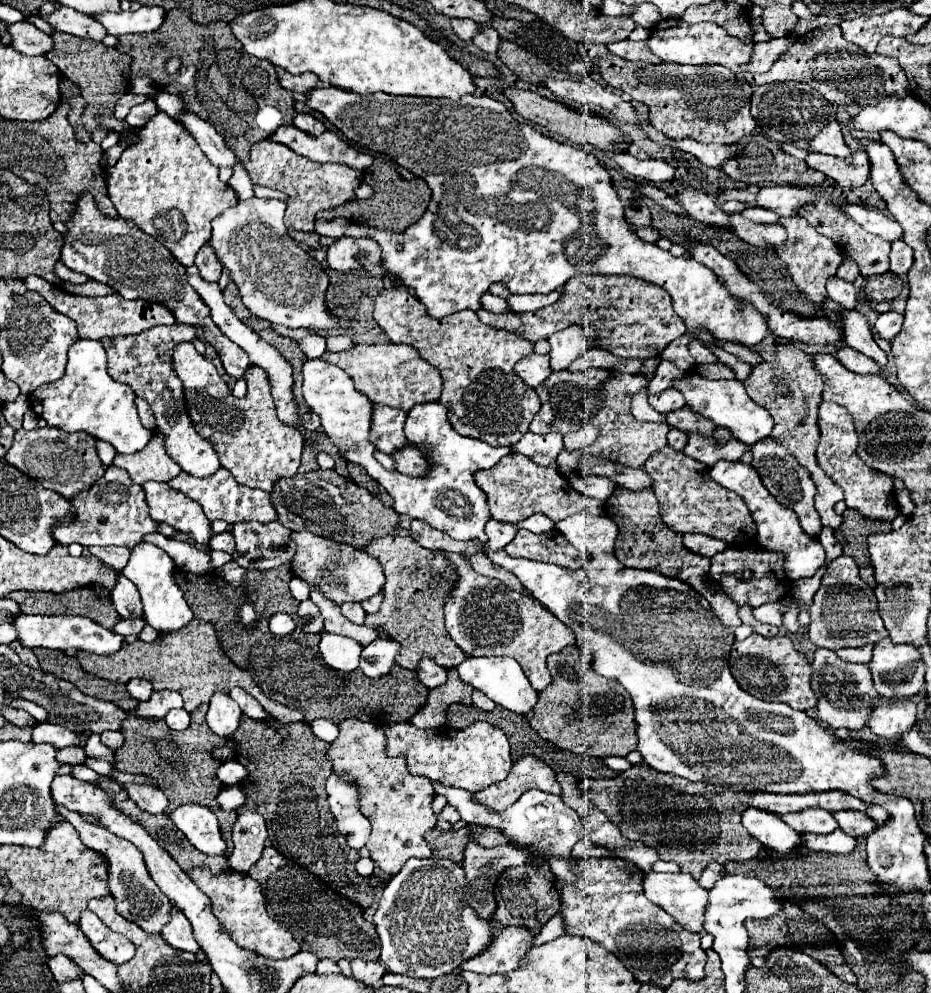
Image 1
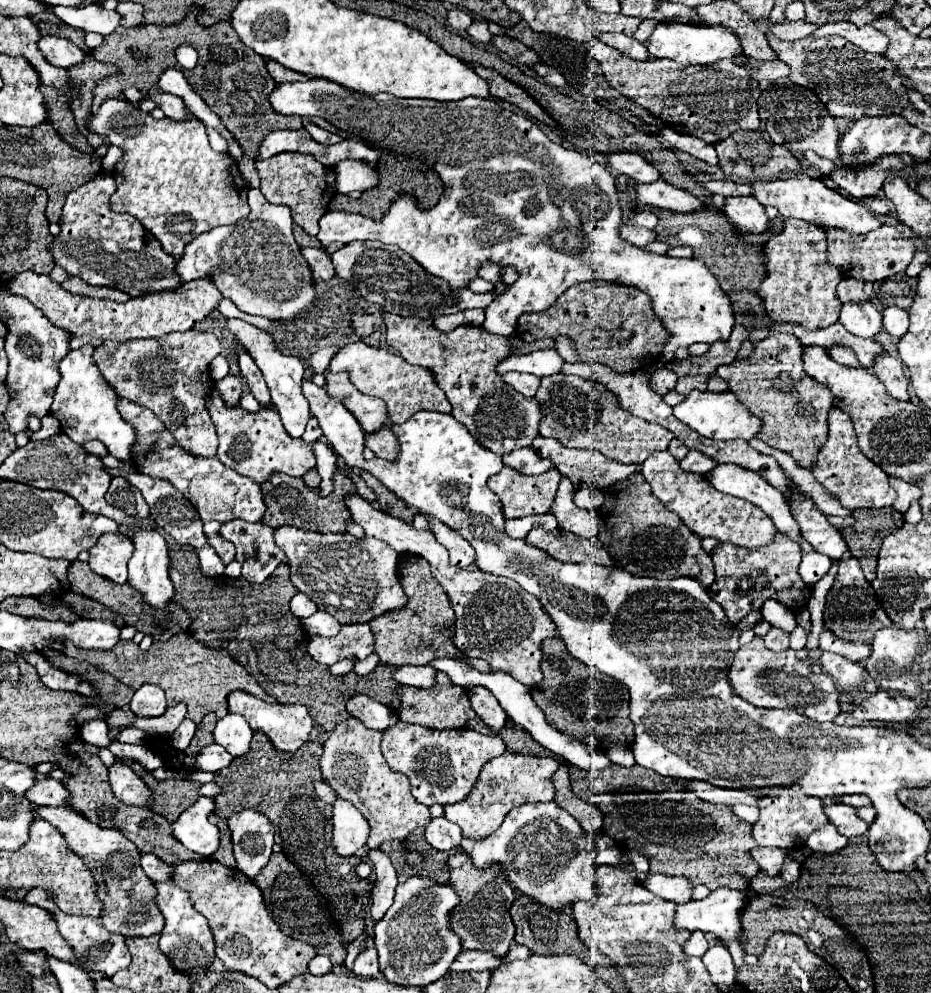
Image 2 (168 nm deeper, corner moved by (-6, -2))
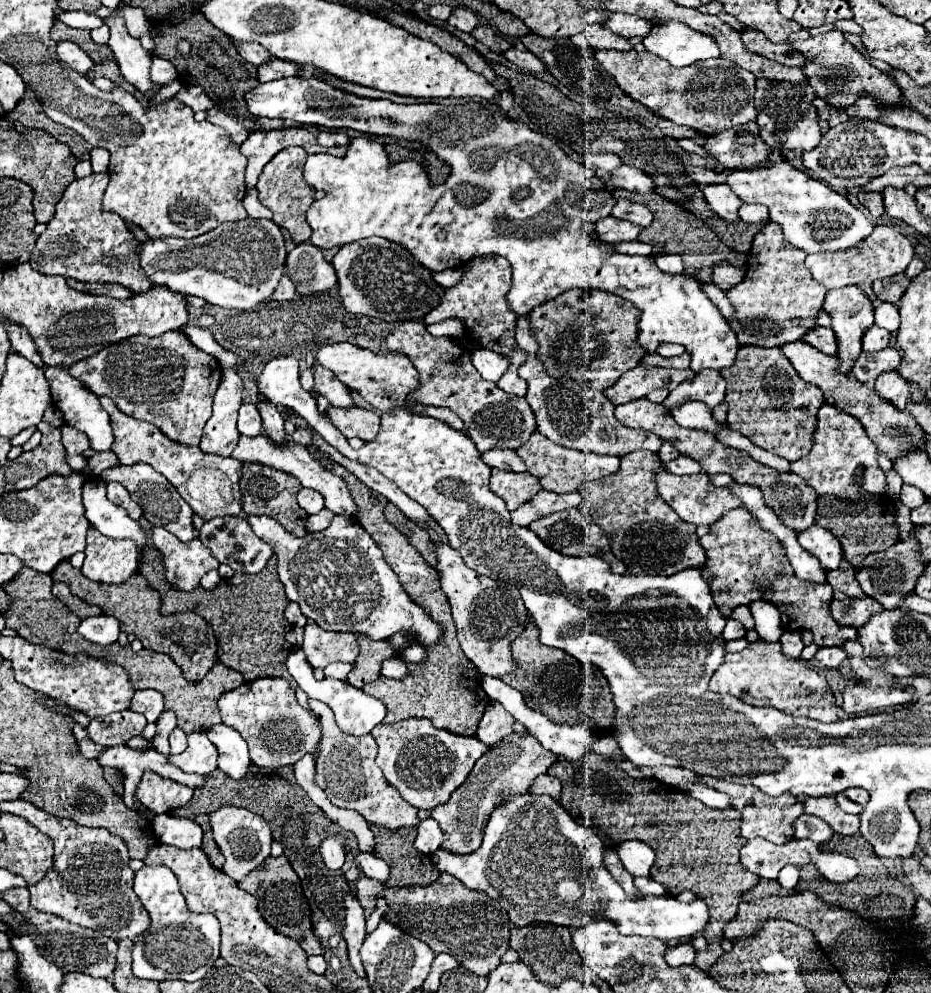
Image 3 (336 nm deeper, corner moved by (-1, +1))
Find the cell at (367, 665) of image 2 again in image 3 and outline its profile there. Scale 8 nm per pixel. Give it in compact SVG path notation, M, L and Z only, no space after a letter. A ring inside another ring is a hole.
M331 663L325 667L325 677L347 679L347 673L353 669L353 663Z

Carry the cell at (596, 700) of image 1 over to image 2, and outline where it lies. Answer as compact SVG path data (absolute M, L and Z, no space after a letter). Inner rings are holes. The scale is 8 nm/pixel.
M546 638L542 642L540 670L544 678L540 686L534 686L530 692L554 728L602 752L614 742L622 746L634 742L634 724L628 714L628 690L618 680L572 658L560 638Z

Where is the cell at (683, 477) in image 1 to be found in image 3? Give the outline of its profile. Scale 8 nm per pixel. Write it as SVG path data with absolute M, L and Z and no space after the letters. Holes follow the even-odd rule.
M659 467L657 469L659 475L655 475L655 487L657 487L657 493L663 495L663 501L687 523L693 523L693 525L713 525L717 523L727 511L731 509L737 509L737 507L743 507L741 499L737 499L735 493L731 493L729 489L723 489L723 487L715 487L711 481L709 481L709 475L707 473L697 473L697 475L673 475L667 471L667 467Z

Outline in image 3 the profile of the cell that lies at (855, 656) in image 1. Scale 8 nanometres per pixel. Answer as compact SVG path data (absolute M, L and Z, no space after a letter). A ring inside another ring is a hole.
M735 509L723 515L719 523L711 525L711 531L701 539L701 545L707 553L703 567L703 579L711 587L713 601L725 619L731 617L733 609L739 605L749 605L757 599L771 601L779 607L783 629L809 629L813 641L819 647L843 647L845 641L857 641L859 635L855 629L839 627L831 613L827 611L831 603L831 585L825 583L807 583L793 575L791 565L787 563L785 547L781 541L763 529L747 509ZM729 603L729 607L727 607Z

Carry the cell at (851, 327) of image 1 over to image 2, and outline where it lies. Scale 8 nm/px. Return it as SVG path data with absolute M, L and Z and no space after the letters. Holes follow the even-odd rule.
M888 352L880 354L874 364L874 376L886 386L886 390L898 400L910 400L908 394L908 374L904 364L898 358L892 358Z

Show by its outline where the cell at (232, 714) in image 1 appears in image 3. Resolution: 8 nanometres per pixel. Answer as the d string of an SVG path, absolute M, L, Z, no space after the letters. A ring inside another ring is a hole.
M219 723L207 729L207 737L219 751L219 769L225 771L231 779L241 779L247 773L251 761L247 743L241 739L239 731Z

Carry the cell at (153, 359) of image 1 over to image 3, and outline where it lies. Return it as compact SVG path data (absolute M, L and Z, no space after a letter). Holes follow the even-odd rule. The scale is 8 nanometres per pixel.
M169 331L161 337L129 337L99 353L81 359L71 369L95 395L107 395L115 405L135 419L159 427L169 439L187 447L199 445L203 427L211 417L211 403L221 381L219 361L195 347L183 331Z

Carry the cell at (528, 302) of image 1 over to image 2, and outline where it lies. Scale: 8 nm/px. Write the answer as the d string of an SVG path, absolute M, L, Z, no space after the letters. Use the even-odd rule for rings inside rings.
M350 242L332 254L336 274L350 280L370 304L378 304L384 312L398 316L436 318L440 314L456 314L466 308L486 308L496 294L474 294L468 288L452 290L442 278L428 274L410 254L398 246L374 242Z

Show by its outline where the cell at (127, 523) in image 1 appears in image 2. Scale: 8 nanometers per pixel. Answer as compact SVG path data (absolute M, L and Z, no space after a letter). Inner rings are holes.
M112 478L110 488L106 492L106 502L122 508L128 516L138 516L138 518L148 518L148 504L144 502L142 494L138 488L130 486L124 478Z

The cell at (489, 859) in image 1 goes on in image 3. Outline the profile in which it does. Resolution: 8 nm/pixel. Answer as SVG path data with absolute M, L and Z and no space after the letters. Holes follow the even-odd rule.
M441 873L441 877L431 883L429 887L383 887L381 883L361 877L357 879L357 899L365 911L365 917L369 917L373 913L375 907L375 897L383 895L387 899L387 911L385 915L391 919L391 923L403 927L403 931L407 929L411 935L419 935L419 939L423 939L429 947L433 947L435 953L451 953L455 955L463 967L467 967L469 971L473 971L475 975L489 975L489 971L493 971L499 965L501 955L509 949L509 917L507 911L495 901L491 899L487 893L483 891L473 891L469 887L465 887L457 877L449 875L449 873Z

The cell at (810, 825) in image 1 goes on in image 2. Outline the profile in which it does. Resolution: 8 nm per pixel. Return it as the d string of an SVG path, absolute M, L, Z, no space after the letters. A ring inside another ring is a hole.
M780 788L770 794L752 794L760 798L760 818L754 824L754 840L758 846L776 846L784 850L794 850L800 846L802 840L806 840L816 828L822 824L828 824L828 818L824 816L824 806L820 798L808 798L800 790Z

